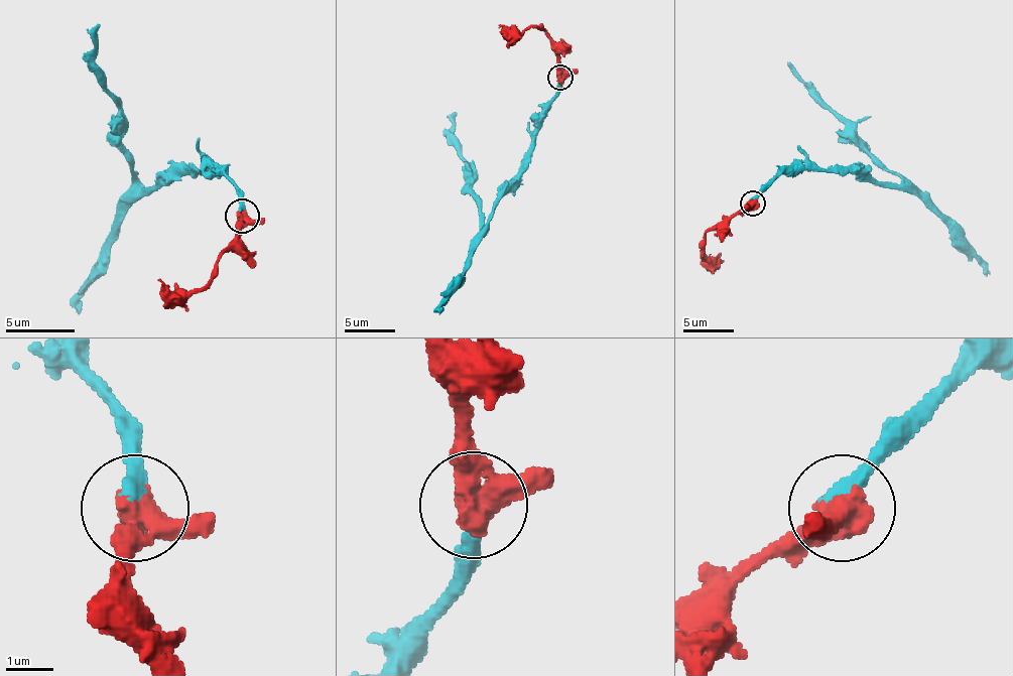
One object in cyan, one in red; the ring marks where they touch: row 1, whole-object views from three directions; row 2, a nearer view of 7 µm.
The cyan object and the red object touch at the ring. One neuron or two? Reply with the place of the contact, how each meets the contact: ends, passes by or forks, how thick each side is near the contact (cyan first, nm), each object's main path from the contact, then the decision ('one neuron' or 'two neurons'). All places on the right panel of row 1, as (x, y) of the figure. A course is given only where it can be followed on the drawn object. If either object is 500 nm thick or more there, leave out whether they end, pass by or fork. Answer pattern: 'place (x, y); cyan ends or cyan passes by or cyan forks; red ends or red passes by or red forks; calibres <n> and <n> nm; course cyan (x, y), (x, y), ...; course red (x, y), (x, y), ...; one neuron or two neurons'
place (752, 204); calibres 400 and 550 nm; course cyan (753, 203), (783, 172), (795, 170), (866, 170), (884, 185), (901, 182), (788, 61); course red (753, 203), (705, 233), (703, 256), (708, 261), (700, 251); one neuron

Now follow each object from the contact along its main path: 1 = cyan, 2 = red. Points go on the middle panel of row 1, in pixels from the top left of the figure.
1: (559, 78), (522, 178), (487, 226), (472, 193), (469, 163), (452, 135), (457, 113)
2: (559, 78), (559, 57), (542, 29), (527, 27), (522, 32), (509, 32), (499, 24)

